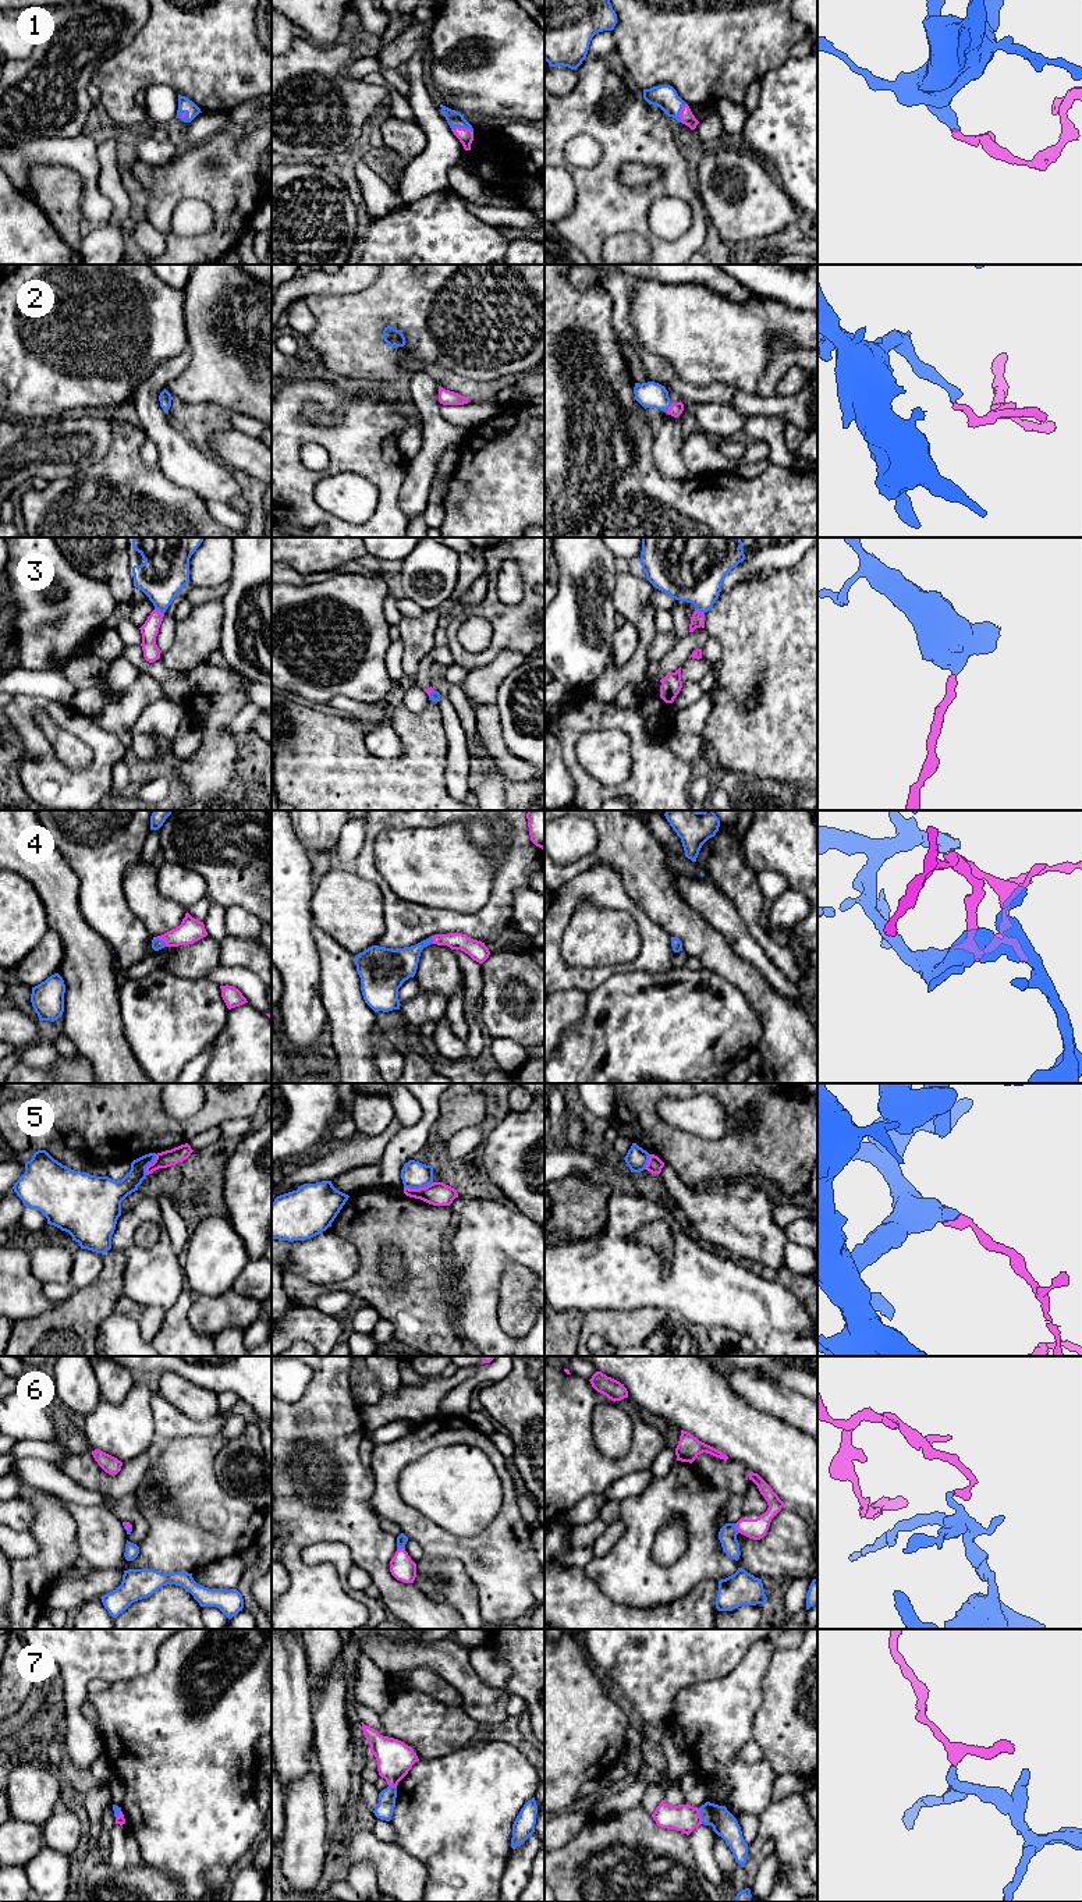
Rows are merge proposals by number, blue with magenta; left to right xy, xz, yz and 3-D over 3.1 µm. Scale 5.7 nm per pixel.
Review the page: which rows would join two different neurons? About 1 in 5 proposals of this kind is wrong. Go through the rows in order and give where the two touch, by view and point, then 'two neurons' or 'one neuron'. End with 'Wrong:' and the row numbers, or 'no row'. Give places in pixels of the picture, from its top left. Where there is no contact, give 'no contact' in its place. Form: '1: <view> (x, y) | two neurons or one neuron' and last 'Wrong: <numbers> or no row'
1: xz (463, 127) | one neuron
2: yz (669, 407) | one neuron
3: xy (159, 610) | one neuron
4: xy (160, 940) | one neuron
5: xz (418, 1188) | two neurons
6: yz (735, 1528) | one neuron
7: yz (701, 1816) | two neurons
Wrong: 5, 7

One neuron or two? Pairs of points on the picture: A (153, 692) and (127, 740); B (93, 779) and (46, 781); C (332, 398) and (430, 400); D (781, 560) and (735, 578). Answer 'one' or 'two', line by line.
A: one
B: one
C: two
D: one

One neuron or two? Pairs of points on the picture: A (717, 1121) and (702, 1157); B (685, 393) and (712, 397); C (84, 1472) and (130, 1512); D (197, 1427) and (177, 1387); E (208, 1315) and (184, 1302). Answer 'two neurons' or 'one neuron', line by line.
A: two neurons
B: one neuron
C: two neurons
D: two neurons
E: two neurons

